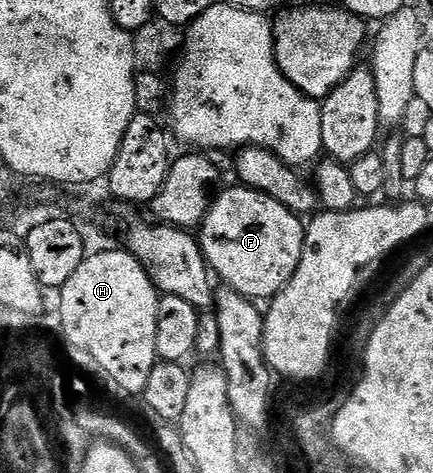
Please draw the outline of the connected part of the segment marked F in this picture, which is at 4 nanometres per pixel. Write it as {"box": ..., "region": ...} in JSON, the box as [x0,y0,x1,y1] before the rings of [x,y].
{"box":[200,186,306,302],"region":[[[247,186],[237,187],[226,188],[213,197],[210,209],[206,211],[206,217],[200,225],[202,253],[206,255],[206,262],[215,277],[221,283],[223,280],[222,284],[227,289],[234,289],[250,301],[266,302],[277,296],[279,290],[290,283],[292,274],[296,274],[306,241],[306,224],[299,213],[281,204],[269,193]]]}

